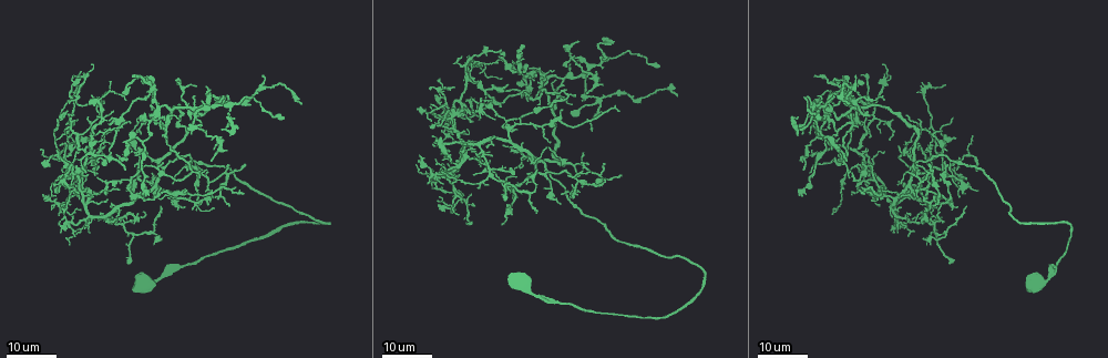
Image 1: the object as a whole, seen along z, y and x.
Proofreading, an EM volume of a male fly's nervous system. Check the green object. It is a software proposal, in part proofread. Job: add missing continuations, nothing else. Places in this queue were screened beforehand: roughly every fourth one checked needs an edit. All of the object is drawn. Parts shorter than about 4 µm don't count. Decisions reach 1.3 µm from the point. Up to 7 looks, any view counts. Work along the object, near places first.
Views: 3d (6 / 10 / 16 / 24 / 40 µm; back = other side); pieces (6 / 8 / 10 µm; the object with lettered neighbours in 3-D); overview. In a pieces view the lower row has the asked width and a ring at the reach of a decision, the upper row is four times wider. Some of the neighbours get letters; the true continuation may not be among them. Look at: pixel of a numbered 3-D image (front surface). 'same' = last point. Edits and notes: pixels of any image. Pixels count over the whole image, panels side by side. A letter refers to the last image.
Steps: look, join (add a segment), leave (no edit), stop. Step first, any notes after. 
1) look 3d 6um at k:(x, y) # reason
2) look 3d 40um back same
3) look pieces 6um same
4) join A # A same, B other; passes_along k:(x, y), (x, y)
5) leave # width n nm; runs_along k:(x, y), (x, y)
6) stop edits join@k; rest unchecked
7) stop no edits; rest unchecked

look 3d 16um at 1:(570, 113) # an open end

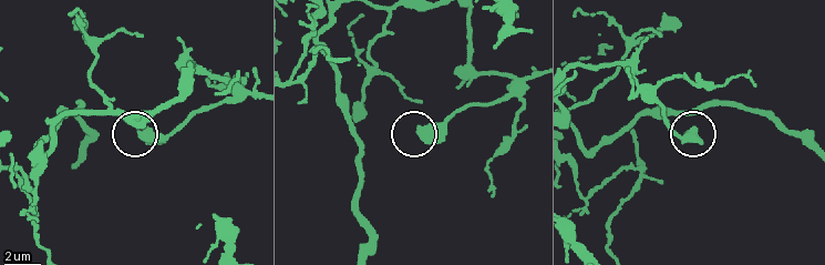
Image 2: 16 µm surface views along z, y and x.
look 3d 10um at 2:(139, 134) # closer look

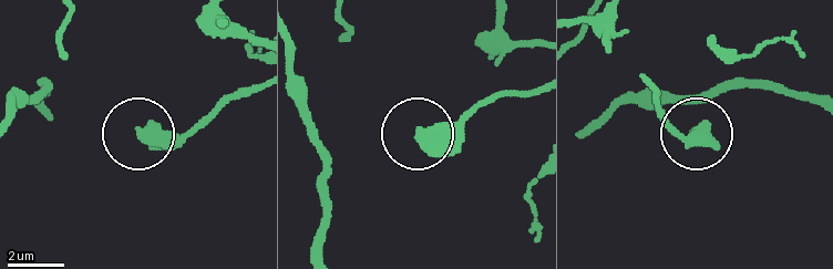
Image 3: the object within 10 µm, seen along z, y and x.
look pieces 6um at 3:(418, 133)

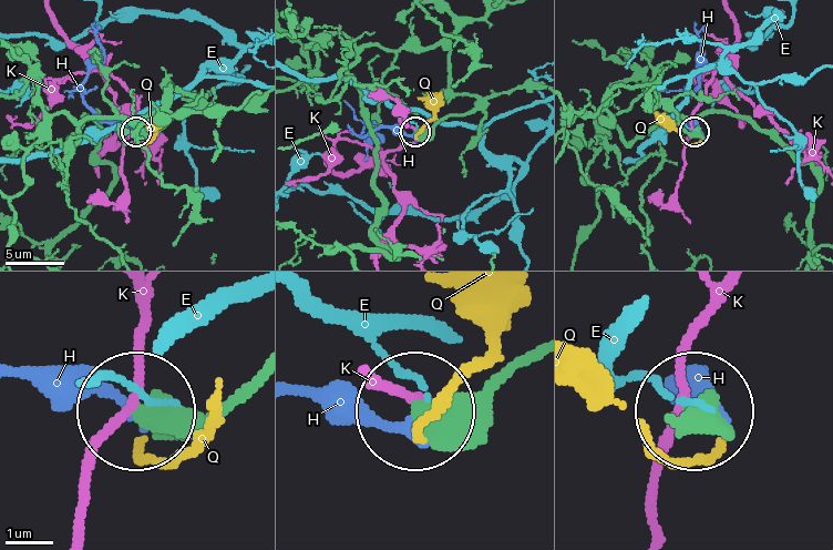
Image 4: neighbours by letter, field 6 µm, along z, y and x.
leave # E other, H other, K other, Q other; runs_along 4:(257, 375), (197, 411), (142, 411); no lettered segment goes on from it

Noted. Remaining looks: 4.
look 3d 24um at 1:(229, 96) # free end

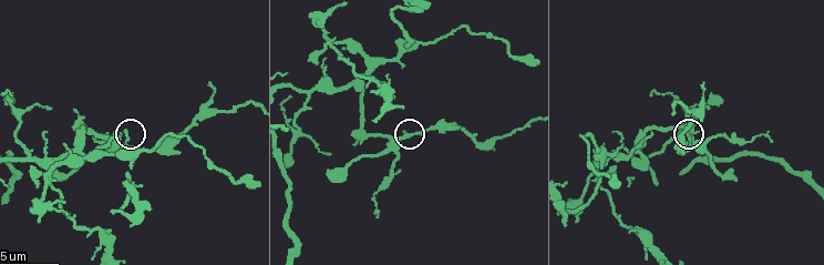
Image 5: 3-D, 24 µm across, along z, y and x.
look pieces 10um at 5:(124, 131) # what lies round it

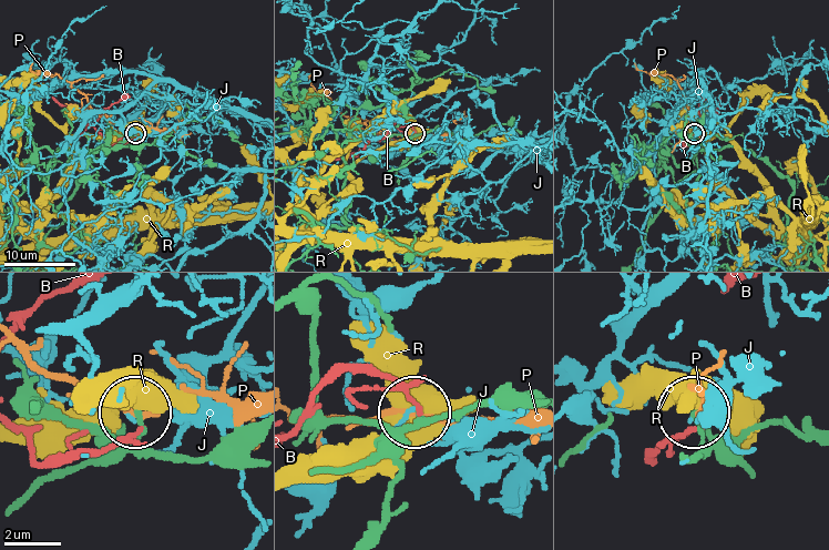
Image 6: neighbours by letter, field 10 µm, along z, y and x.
leave # B other, J other, P other, R other; no lettered segment goes on from it

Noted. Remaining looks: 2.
look 3d 16um at 1:(848, 101) # tapers out

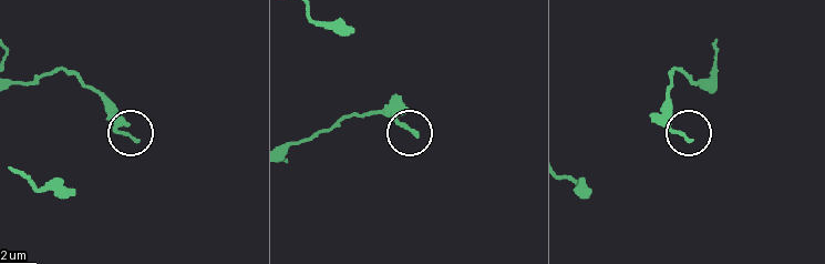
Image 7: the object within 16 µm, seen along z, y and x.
look pieces 6um at 7:(690, 139)

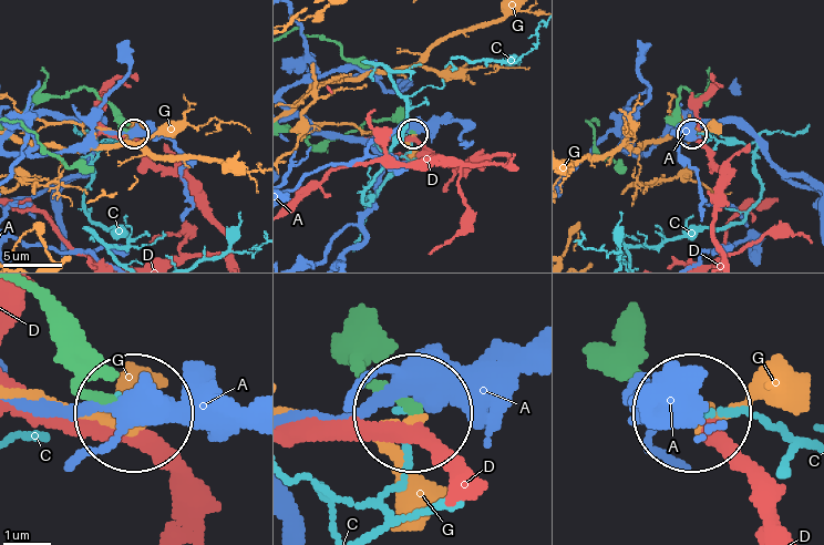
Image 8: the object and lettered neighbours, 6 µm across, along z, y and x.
leave # A other, C other, D other, G other; runs_along 8:(339, 353), (403, 409); no lettered segment goes on from it

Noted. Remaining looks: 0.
stop no edits; rest unchecked

